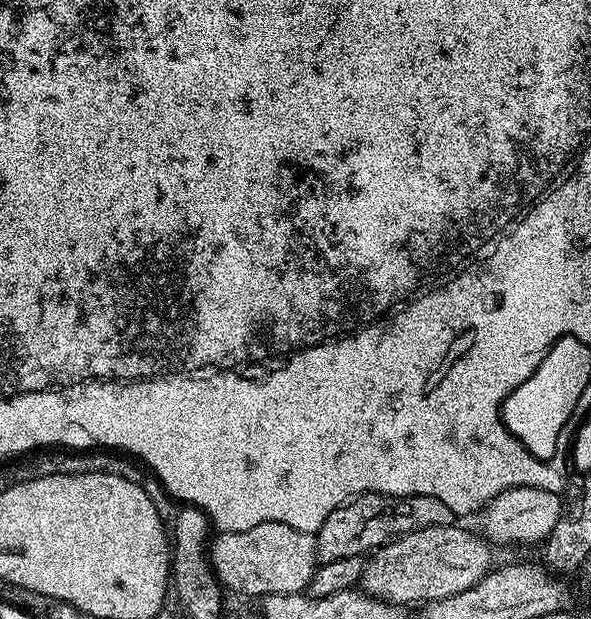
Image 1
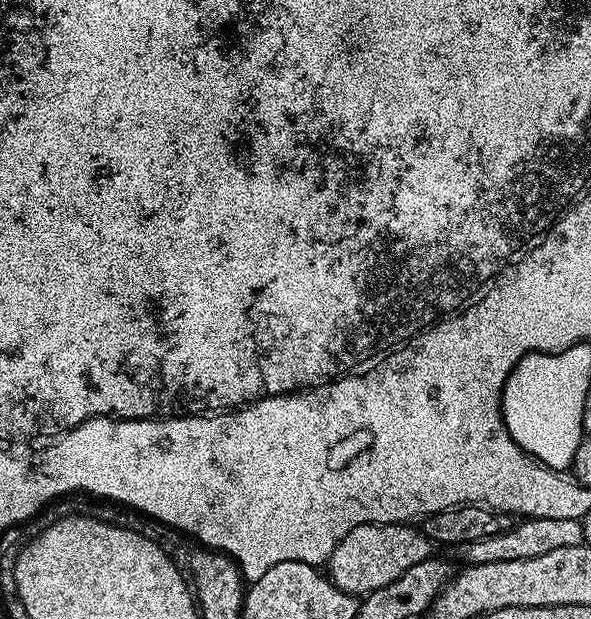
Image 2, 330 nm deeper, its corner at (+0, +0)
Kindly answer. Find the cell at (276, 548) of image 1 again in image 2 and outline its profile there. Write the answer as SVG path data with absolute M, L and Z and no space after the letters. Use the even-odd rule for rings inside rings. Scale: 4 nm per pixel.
M363 524L346 538L339 540L326 562L326 575L338 586L338 590L348 592L357 598L378 590L382 586L390 586L394 578L402 578L410 566L429 559L433 555L434 544L415 527L403 524Z

